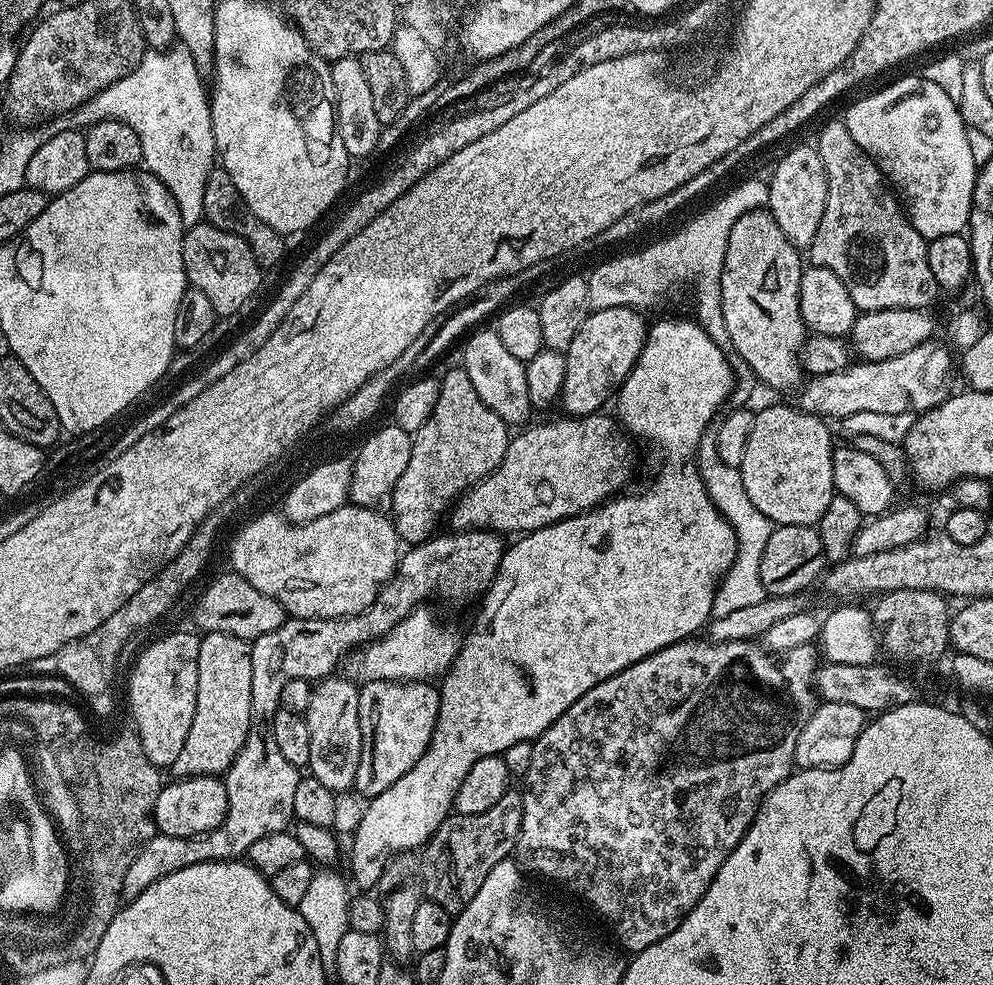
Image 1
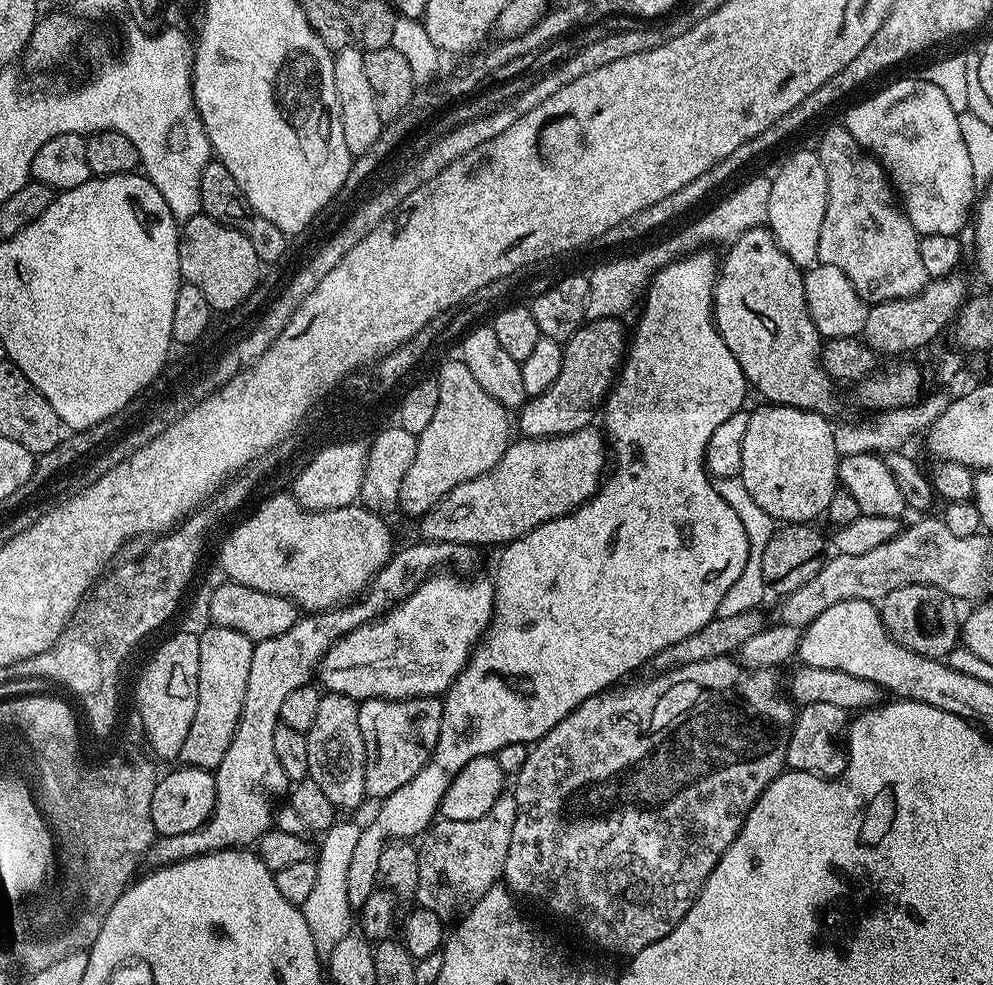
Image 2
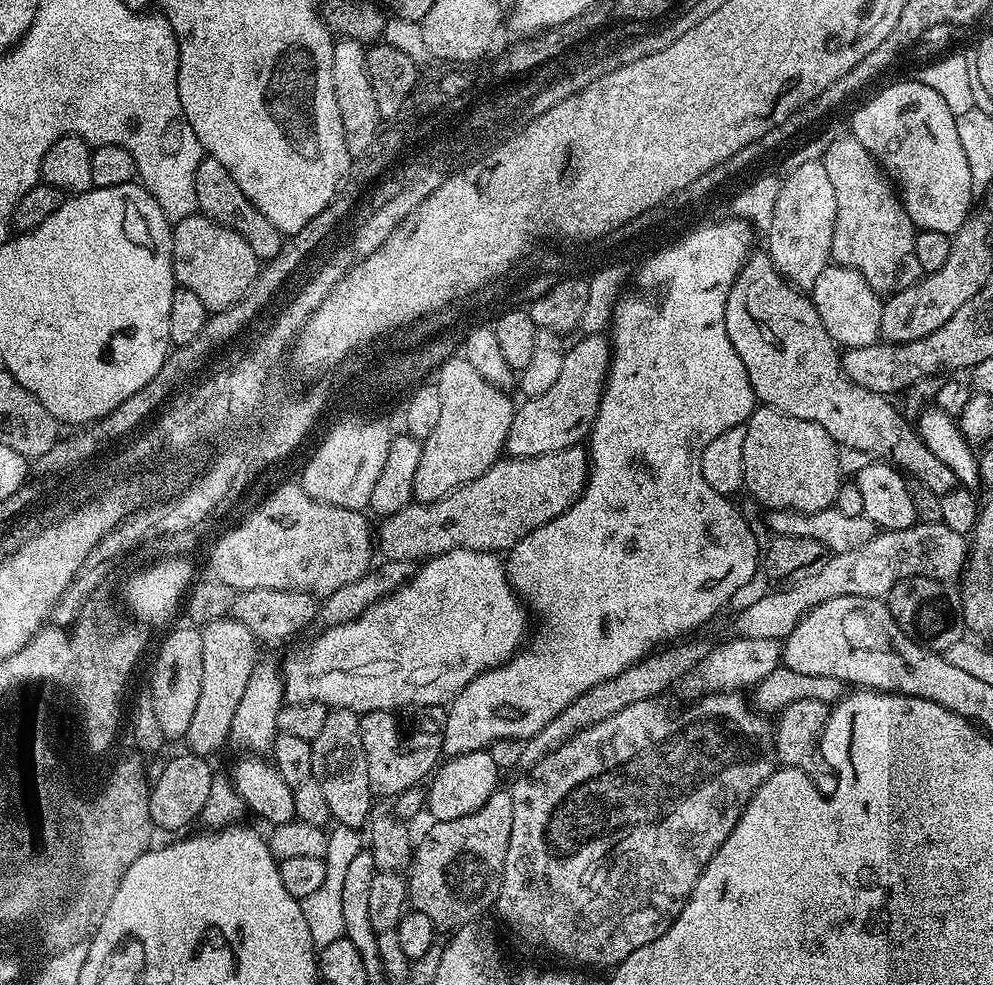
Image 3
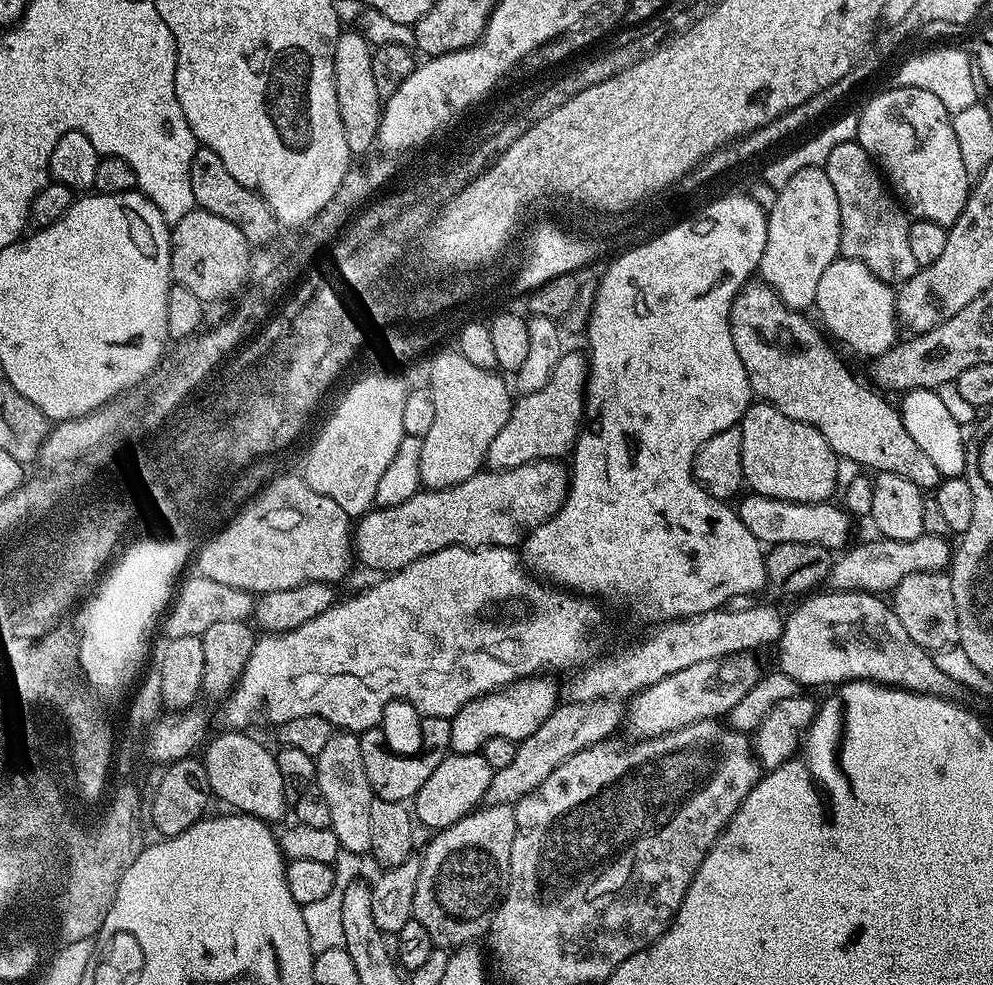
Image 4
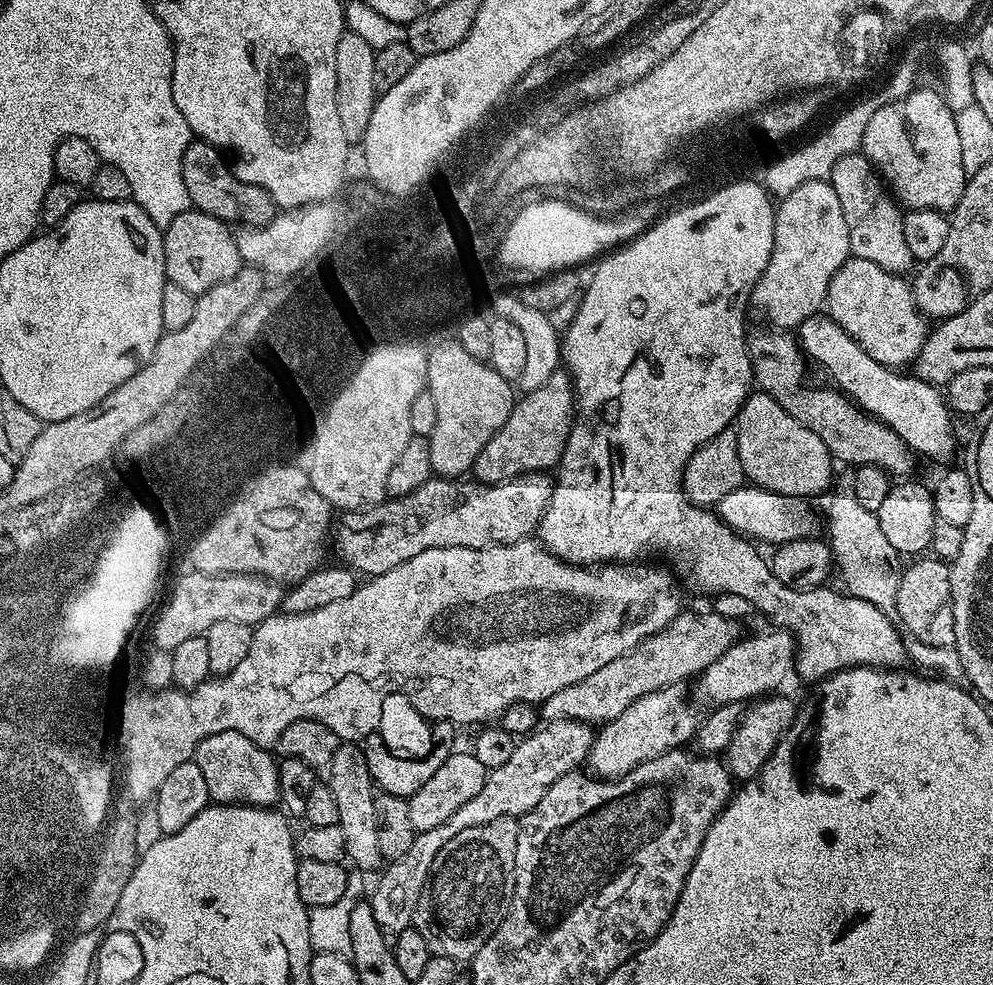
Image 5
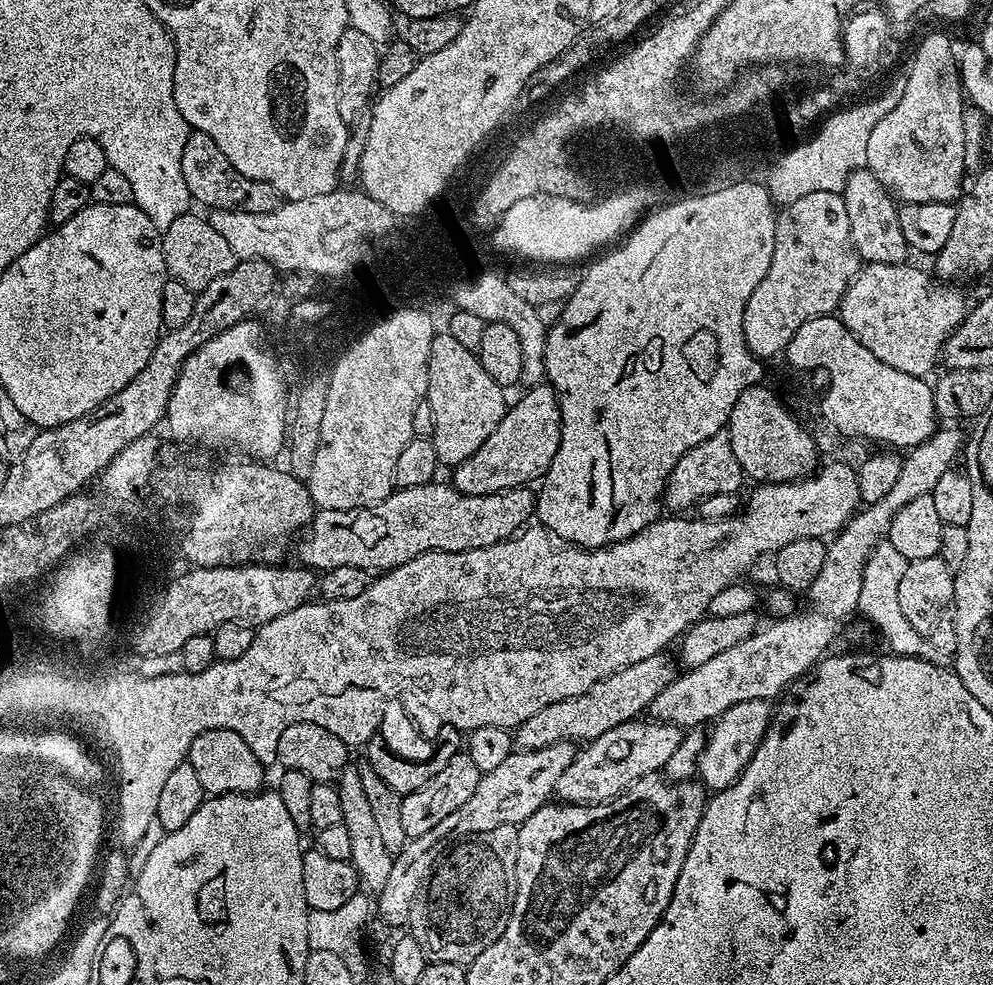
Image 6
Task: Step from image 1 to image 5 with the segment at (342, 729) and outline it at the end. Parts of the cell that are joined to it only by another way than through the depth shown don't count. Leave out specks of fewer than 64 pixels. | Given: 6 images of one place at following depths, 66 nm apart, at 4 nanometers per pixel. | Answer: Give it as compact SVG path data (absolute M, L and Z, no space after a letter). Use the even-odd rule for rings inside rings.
M352 742L341 743L340 748L334 750L334 756L330 758L326 775L328 789L334 794L334 803L338 806L338 827L340 837L344 839L347 859L352 859L360 868L379 869L382 857L378 850L378 822L374 814L376 792L372 775L366 766L363 747Z

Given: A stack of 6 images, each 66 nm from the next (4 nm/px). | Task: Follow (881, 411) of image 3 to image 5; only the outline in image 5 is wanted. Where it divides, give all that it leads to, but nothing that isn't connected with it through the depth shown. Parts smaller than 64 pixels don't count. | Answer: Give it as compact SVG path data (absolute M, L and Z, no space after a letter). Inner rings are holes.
M767 330L751 333L747 341L748 356L752 359L752 375L759 391L770 394L790 418L798 418L802 426L814 430L822 442L826 442L828 452L837 461L845 460L848 466L869 464L878 466L892 478L908 478L917 457L906 442L890 428L859 407L843 392L835 387L804 388L804 362L806 356L801 351L797 337L788 330Z

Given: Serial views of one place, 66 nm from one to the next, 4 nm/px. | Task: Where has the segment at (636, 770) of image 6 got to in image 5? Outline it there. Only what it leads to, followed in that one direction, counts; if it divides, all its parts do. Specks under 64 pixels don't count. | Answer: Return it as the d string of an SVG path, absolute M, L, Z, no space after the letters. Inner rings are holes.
M675 683L653 694L643 695L618 718L603 725L593 737L591 754L587 759L588 766L591 766L589 769L601 779L616 779L650 758L675 751L687 741L689 743L695 737L700 718L688 709L686 689L685 683Z

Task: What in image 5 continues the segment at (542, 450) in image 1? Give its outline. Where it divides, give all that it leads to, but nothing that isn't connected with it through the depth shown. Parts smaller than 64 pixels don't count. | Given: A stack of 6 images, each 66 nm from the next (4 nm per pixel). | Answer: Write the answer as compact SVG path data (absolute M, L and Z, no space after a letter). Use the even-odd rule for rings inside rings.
M527 472L524 476L516 476L513 480L507 480L501 484L481 484L479 482L471 482L472 484L463 484L465 481L460 478L433 478L427 480L422 486L418 486L418 490L414 490L405 496L385 499L383 504L376 504L373 508L362 508L359 510L348 510L343 513L344 516L335 521L334 531L331 533L331 543L336 543L336 552L341 556L343 563L347 567L355 570L357 573L363 574L365 577L371 578L378 574L386 574L386 570L394 570L394 566L402 566L402 562L410 562L410 558L414 558L414 554L422 554L422 550L434 550L435 548L489 548L495 544L513 544L519 540L527 540L540 527L540 520L546 514L546 510L550 506L550 498L554 487L554 480L551 475L542 472Z

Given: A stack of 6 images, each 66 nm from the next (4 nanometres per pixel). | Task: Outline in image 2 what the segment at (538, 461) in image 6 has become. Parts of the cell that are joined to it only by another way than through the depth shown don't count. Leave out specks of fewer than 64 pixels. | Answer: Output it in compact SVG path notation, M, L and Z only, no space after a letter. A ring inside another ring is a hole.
M619 319L588 320L576 331L563 345L564 357L562 366L558 370L558 378L541 396L533 396L519 409L520 432L524 438L543 438L546 436L565 436L574 430L582 430L597 419L597 409L603 405L607 395L612 390L612 385L617 383L618 373L624 363L626 355L626 332L620 325Z

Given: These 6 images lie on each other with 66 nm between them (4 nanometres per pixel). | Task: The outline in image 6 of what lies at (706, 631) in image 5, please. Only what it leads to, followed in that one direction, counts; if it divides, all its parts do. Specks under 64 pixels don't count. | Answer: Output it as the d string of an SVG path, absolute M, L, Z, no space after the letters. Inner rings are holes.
M668 654L642 658L642 662L634 662L622 670L602 678L594 686L590 686L590 690L586 690L574 698L554 702L550 706L546 706L546 710L538 710L538 714L534 714L534 718L526 718L526 722L516 725L514 729L515 747L529 752L535 748L550 746L559 740L592 741L620 723L635 719L640 713L643 713L653 698L665 690L666 686L670 686L677 675L678 669L672 665Z

